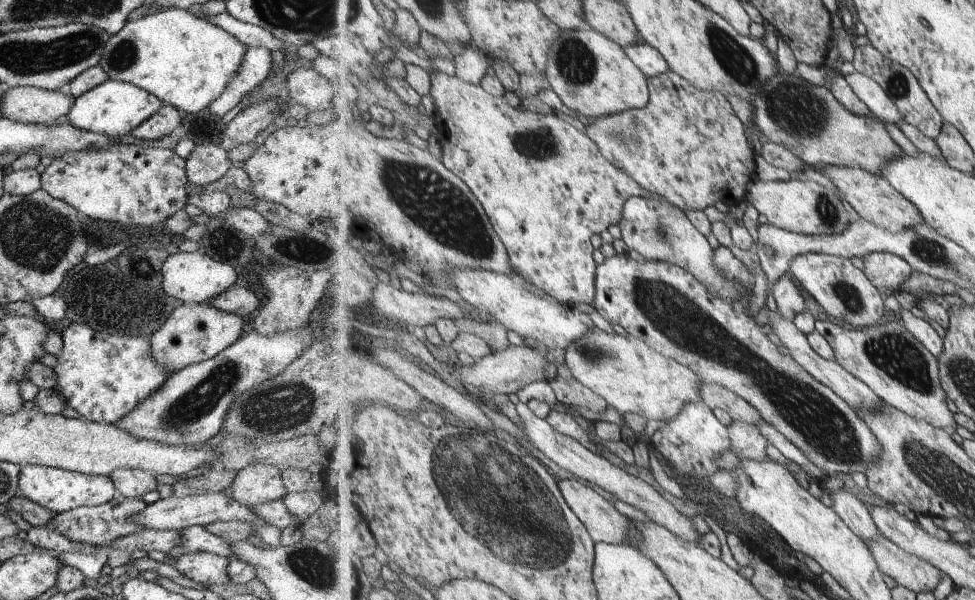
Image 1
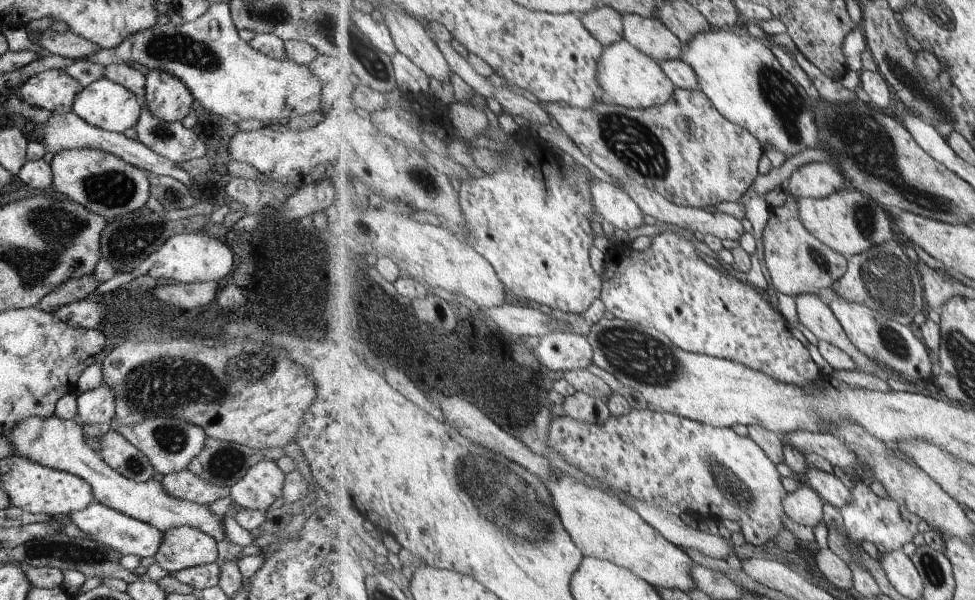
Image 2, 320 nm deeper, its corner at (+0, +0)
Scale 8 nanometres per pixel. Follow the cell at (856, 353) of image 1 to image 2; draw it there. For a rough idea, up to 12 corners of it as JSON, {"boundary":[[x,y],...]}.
{"boundary":[[815,293],[795,298],[799,321],[820,341],[848,352],[857,370],[870,359]]}

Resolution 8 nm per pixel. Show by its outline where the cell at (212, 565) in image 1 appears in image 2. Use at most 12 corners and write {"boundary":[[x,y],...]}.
{"boundary":[[197,527],[161,534],[153,557],[167,574],[217,562]]}

